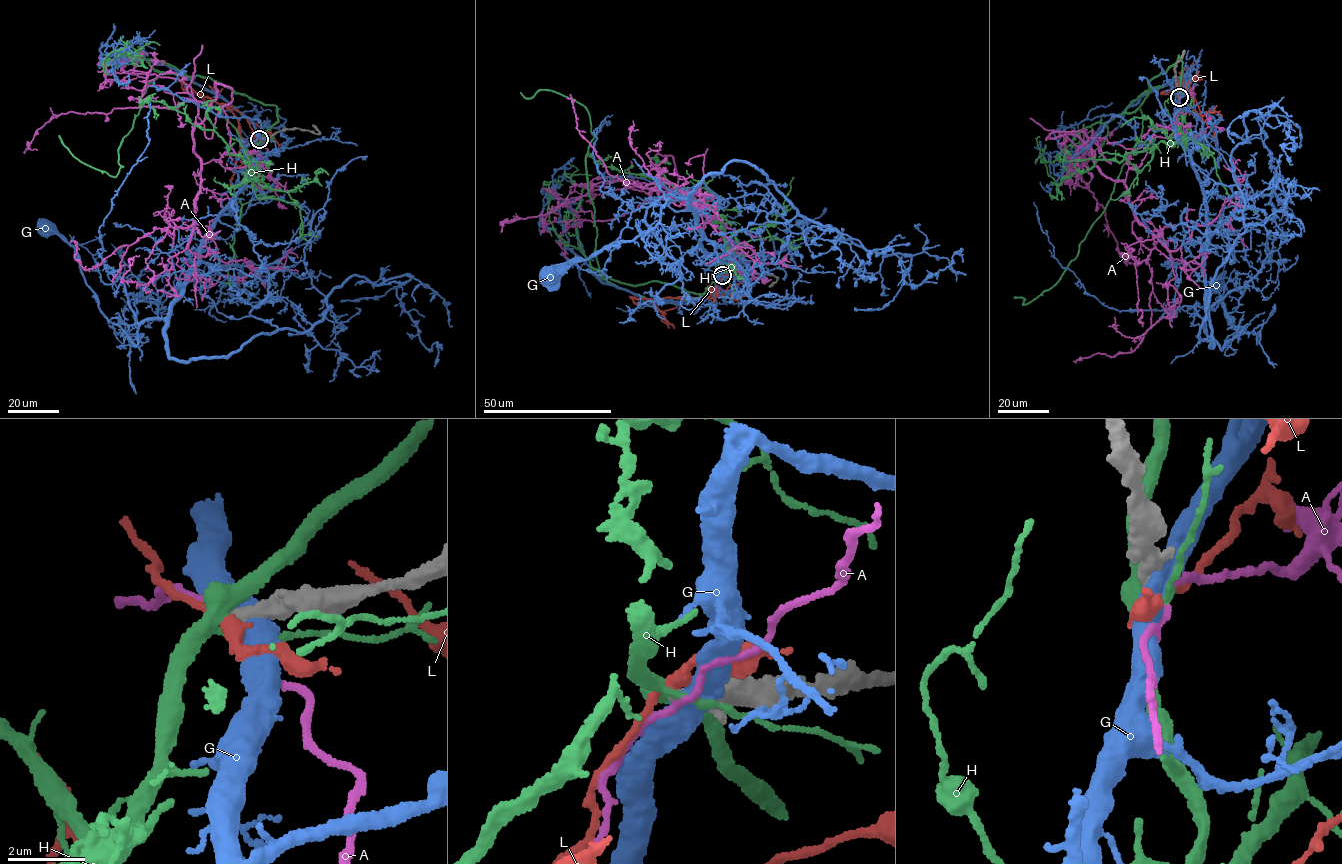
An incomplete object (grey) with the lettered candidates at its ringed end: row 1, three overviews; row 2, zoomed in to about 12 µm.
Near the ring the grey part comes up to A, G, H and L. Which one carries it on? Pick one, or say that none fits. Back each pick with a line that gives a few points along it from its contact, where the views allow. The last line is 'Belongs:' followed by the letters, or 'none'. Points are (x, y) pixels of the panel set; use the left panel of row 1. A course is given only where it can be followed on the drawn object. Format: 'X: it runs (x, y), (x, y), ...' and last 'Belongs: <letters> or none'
Belongs: none

